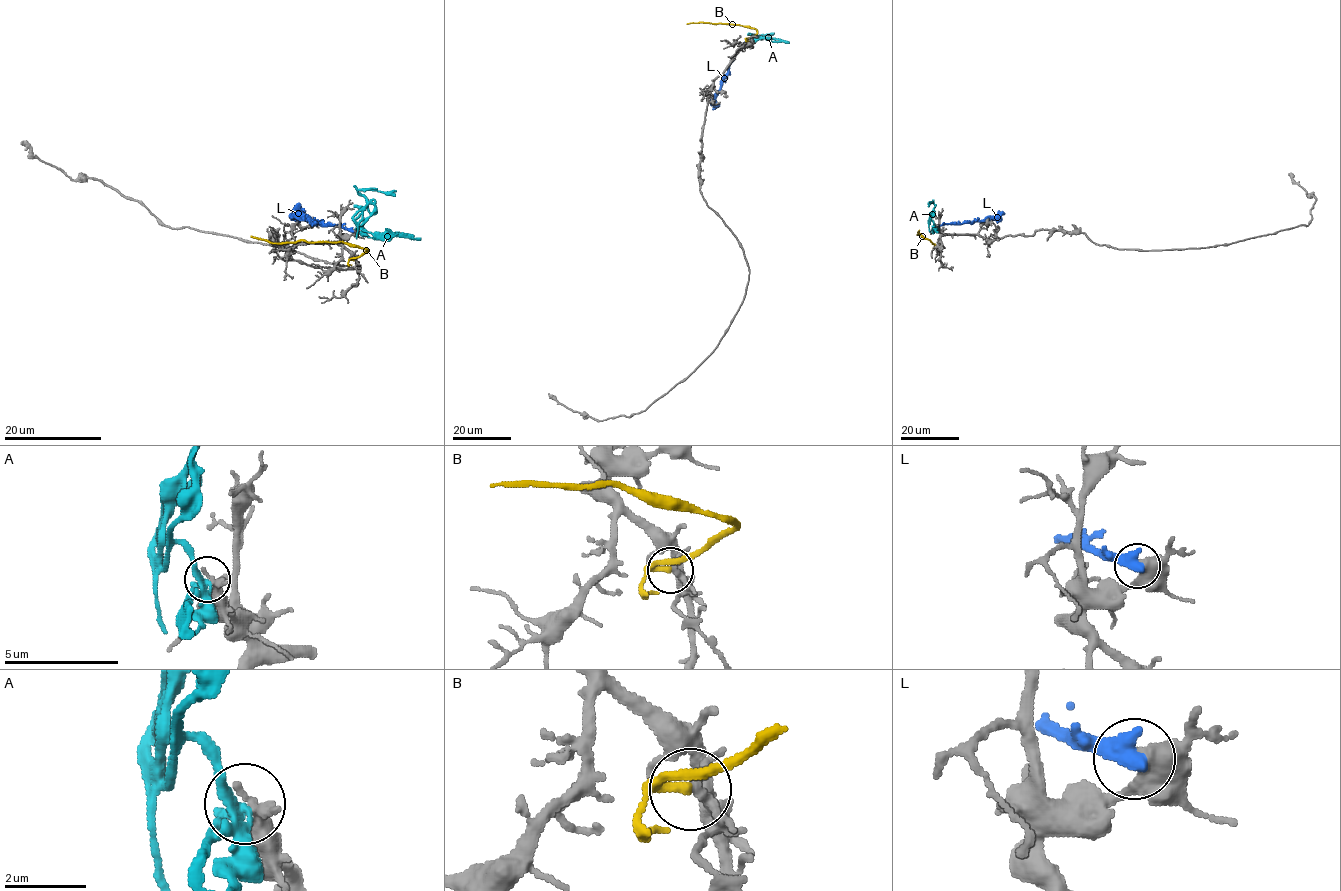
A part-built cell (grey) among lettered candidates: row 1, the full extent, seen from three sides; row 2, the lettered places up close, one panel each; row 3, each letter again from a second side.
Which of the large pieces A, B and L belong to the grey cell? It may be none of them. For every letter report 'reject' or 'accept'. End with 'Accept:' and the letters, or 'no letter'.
A: reject
B: accept
L: reject
Accept: B

